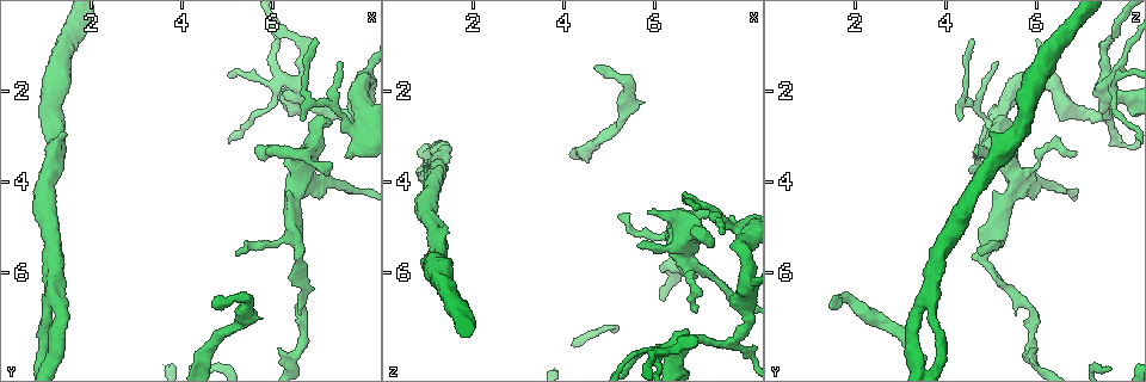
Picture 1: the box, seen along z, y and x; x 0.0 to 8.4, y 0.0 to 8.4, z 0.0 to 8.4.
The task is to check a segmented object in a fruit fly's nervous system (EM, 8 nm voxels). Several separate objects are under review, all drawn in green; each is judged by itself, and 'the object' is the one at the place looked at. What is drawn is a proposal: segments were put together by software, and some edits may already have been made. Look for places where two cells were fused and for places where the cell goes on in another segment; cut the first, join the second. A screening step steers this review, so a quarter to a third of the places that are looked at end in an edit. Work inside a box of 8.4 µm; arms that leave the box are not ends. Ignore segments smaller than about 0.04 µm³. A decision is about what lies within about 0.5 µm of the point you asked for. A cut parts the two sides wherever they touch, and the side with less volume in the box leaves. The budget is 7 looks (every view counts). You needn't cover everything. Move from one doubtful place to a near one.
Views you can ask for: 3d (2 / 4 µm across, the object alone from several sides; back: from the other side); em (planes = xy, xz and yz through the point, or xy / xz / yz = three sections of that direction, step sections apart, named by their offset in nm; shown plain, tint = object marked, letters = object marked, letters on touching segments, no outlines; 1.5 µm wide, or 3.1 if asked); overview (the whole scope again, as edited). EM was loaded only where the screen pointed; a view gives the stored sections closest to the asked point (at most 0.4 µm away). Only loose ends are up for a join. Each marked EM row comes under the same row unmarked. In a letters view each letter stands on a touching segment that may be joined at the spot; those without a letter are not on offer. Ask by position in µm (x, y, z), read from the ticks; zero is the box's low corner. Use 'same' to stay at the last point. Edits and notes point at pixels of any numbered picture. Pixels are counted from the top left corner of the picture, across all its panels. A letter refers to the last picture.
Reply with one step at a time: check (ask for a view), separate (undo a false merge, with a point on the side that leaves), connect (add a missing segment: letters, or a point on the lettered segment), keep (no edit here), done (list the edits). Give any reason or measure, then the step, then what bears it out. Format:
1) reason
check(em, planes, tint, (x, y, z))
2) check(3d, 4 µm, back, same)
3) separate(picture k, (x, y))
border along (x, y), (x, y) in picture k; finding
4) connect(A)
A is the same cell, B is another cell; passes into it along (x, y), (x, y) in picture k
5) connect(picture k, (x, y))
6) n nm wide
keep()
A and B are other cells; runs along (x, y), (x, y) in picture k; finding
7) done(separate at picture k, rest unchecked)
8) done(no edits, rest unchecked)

an open end
check(3d, 2 µm, (6.85, 3.40, 6.85))

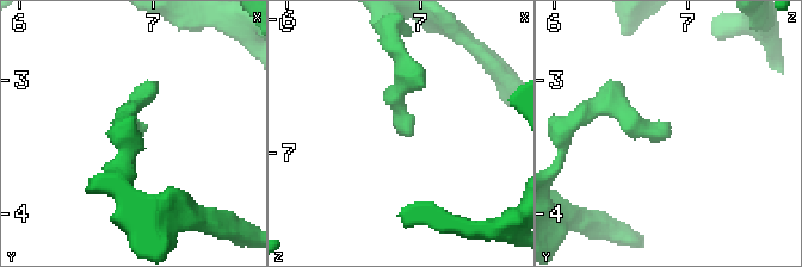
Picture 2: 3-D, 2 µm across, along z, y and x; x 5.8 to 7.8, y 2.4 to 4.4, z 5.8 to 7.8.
check(em, planes, tint, (6.90, 3.34, 6.82))

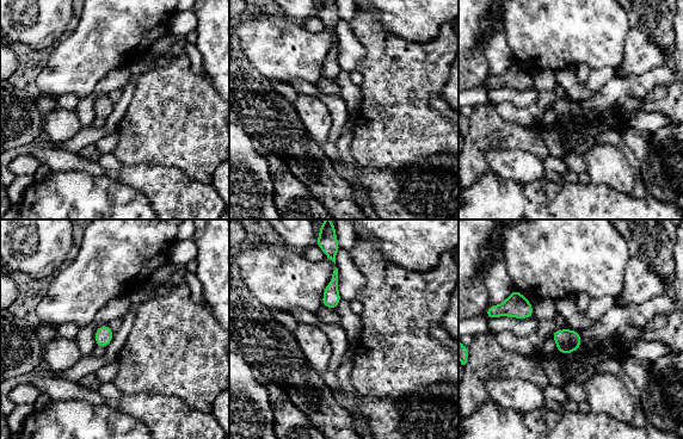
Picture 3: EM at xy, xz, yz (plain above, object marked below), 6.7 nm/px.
check(em, planes, letters, same)

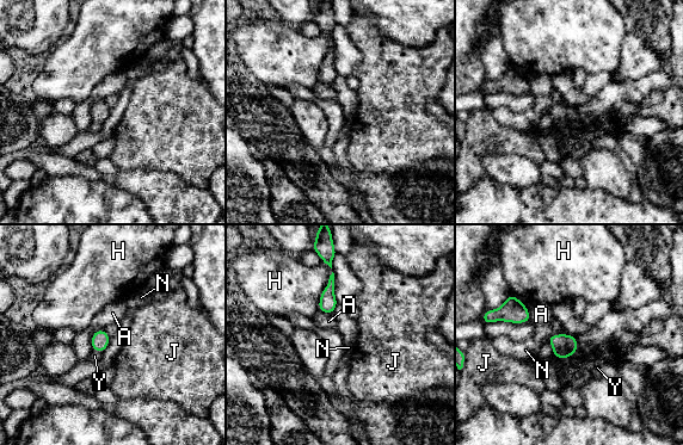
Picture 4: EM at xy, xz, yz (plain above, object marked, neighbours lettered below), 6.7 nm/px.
keep()
A, H, J, N and Y are other cells; no lettered segment goes on from it

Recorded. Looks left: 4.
branch stops here
check(em, xz, step 4, letters, (4.70, 6.80, 1.45))

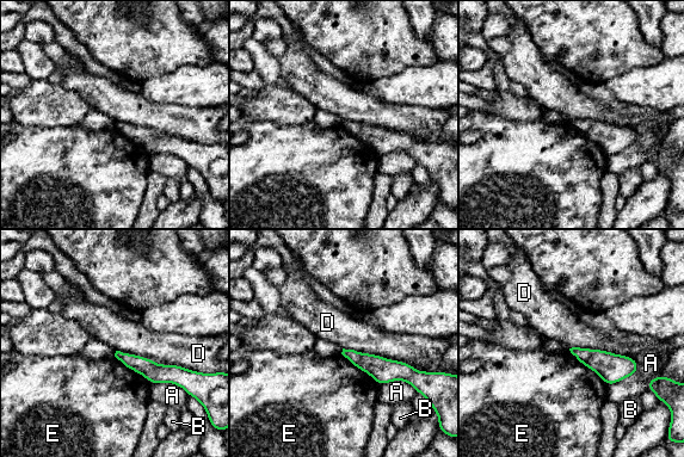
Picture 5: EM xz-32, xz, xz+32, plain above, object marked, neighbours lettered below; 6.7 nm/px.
cut it another way
check(em, planes, letters, same)

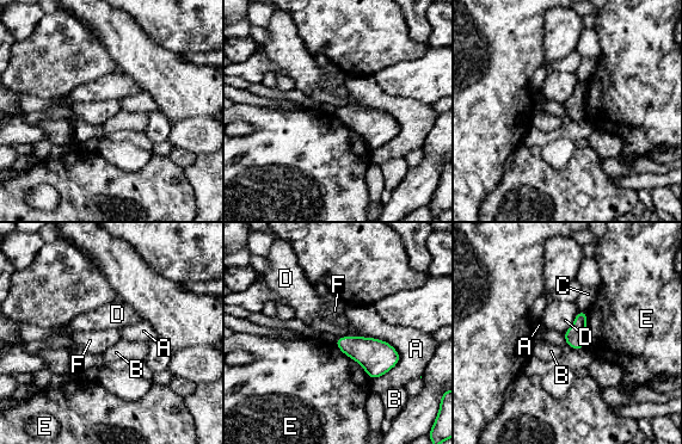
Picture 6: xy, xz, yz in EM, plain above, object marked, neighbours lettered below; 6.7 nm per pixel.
keep()
A, B, C, D, E and F are other cells; none of them fits

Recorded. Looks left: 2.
arms part here
check(3d, 4 µm, (1.20, 6.50, 3.65))

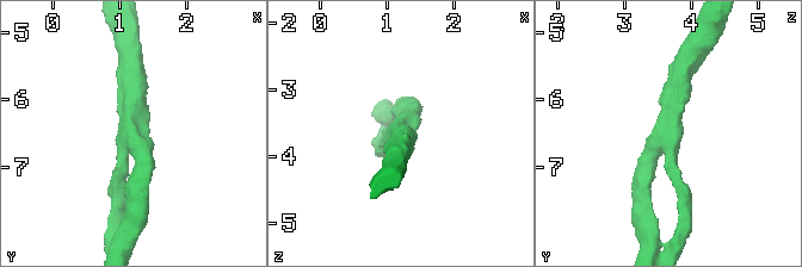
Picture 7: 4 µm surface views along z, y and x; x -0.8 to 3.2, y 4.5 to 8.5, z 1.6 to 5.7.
check(em, xz, step 8, letters, (1.20, 6.50, 3.65))

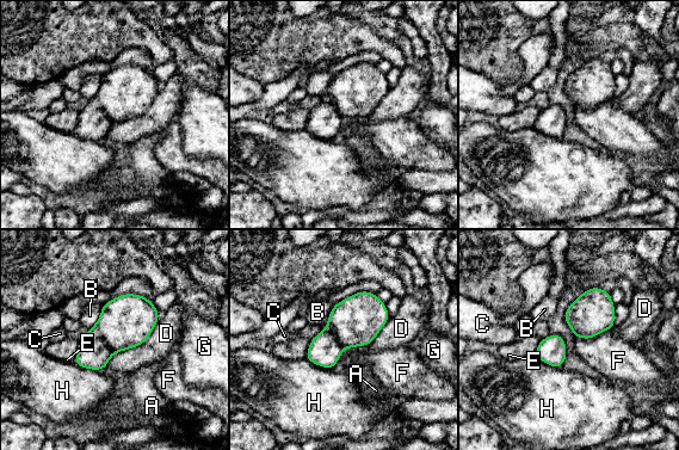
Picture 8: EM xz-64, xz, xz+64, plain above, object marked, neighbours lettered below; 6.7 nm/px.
keep()
A, B, C, D, E, F, G and H are other cells; border along (160, 315), (104, 370) in picture 8; one cell here

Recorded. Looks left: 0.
done(no edits, rest unchecked)

